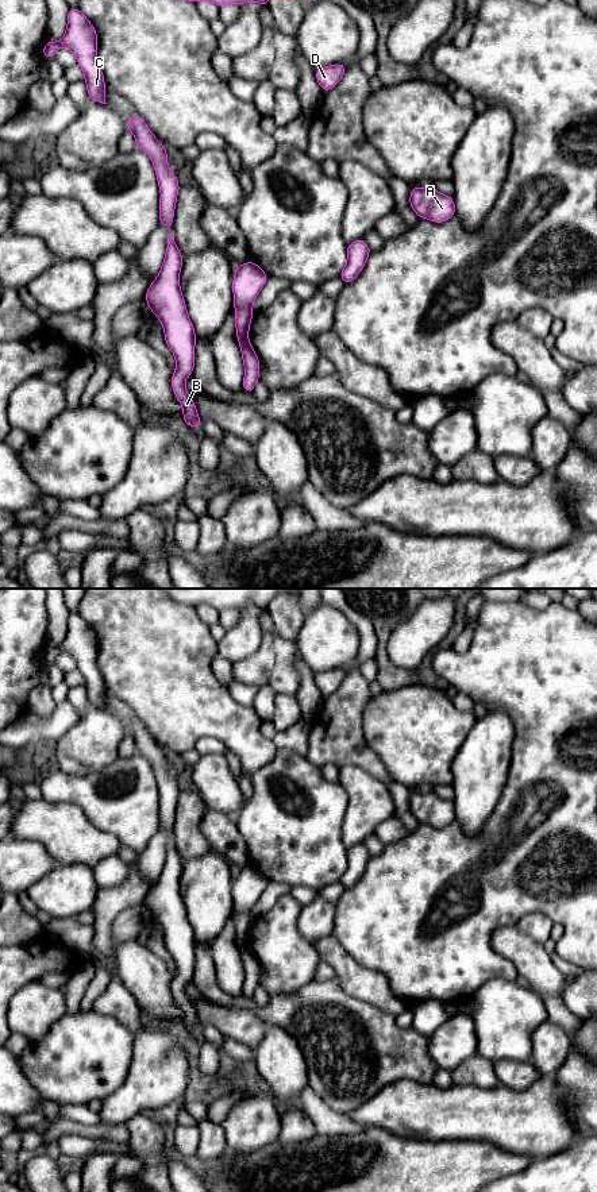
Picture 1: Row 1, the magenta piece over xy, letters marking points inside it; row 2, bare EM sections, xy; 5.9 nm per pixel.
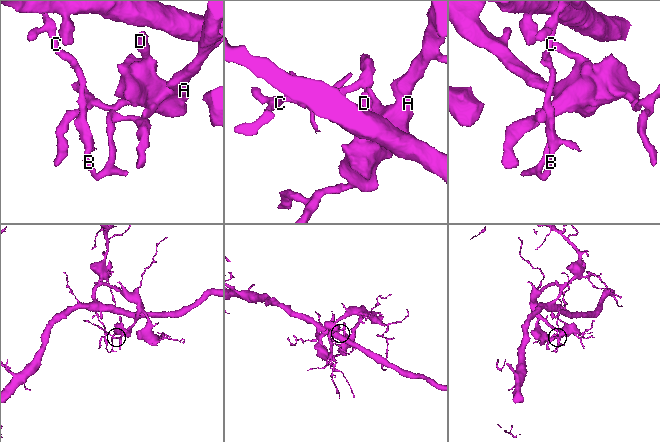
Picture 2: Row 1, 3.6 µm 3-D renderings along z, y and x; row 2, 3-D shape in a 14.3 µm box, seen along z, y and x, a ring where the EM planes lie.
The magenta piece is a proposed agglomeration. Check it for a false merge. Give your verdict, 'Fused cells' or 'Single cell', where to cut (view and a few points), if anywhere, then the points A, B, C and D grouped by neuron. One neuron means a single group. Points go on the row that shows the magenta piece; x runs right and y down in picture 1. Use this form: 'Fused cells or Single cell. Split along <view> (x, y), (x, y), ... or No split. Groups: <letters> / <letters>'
Fused cells. Split along xy (246, 338), (239, 342). Groups: A D / B C

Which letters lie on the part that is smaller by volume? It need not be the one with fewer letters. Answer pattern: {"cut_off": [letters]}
{"cut_off": ["B", "C"]}

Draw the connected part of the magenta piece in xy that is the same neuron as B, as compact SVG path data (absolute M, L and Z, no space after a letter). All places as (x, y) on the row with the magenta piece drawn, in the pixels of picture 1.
M174 232L167 238L167 247L162 267L146 292L145 300L162 325L165 342L176 358L172 375L172 389L182 405L186 427L200 427L201 420L196 405L185 389L185 381L193 374L196 333L186 313L186 304L180 289L182 255L174 242Z

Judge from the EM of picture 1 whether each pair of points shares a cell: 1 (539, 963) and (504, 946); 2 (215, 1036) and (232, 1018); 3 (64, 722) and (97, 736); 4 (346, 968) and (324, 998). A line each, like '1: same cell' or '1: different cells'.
1: same cell
2: different cells
3: different cells
4: different cells

